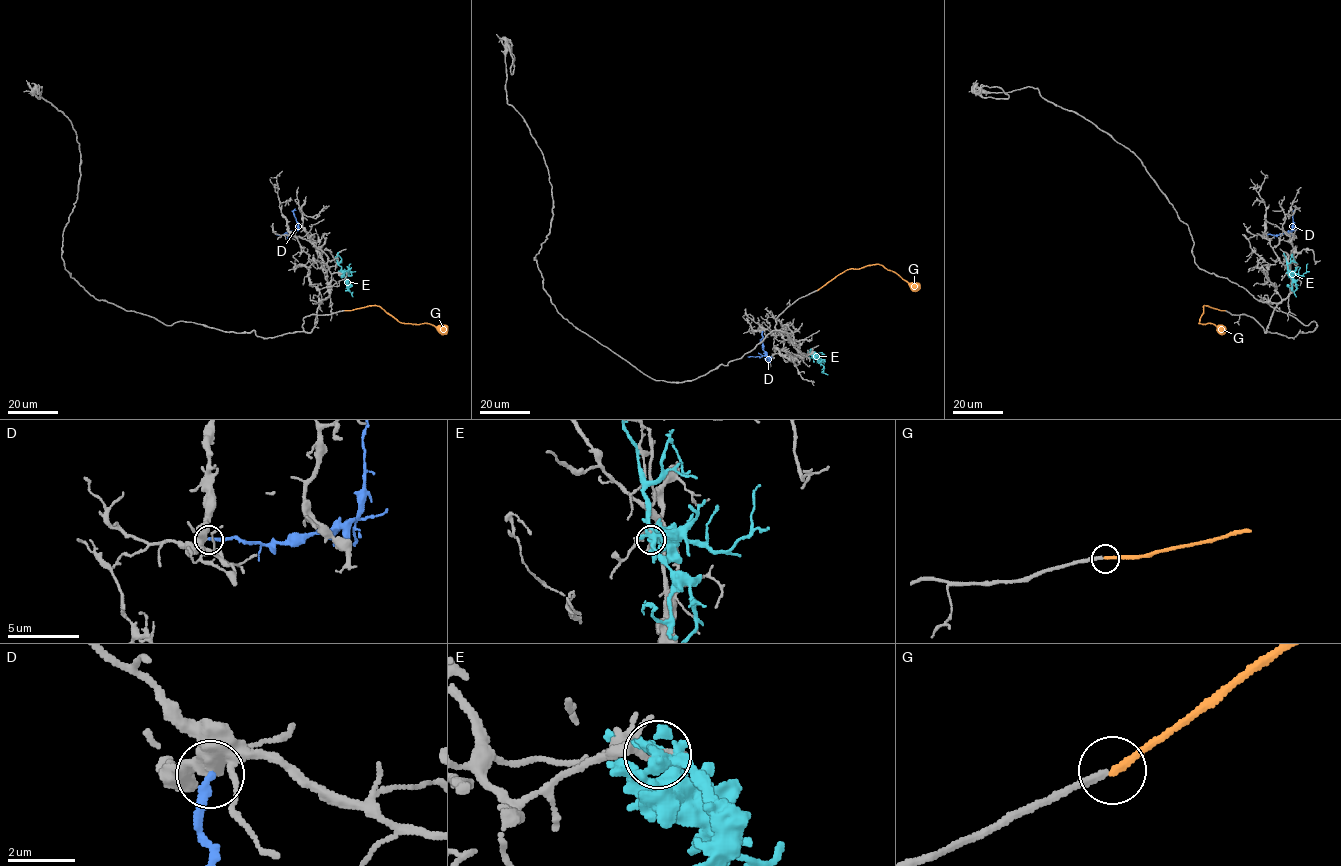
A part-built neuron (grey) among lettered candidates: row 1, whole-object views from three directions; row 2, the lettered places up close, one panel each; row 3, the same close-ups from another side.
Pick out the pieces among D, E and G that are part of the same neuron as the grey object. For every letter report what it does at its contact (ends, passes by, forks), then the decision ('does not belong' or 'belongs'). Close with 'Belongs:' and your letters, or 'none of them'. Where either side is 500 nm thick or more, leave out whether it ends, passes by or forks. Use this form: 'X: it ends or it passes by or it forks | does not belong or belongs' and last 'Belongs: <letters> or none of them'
D: it ends | does not belong
E: it forks | does not belong
G: it ends | belongs
Belongs: G

